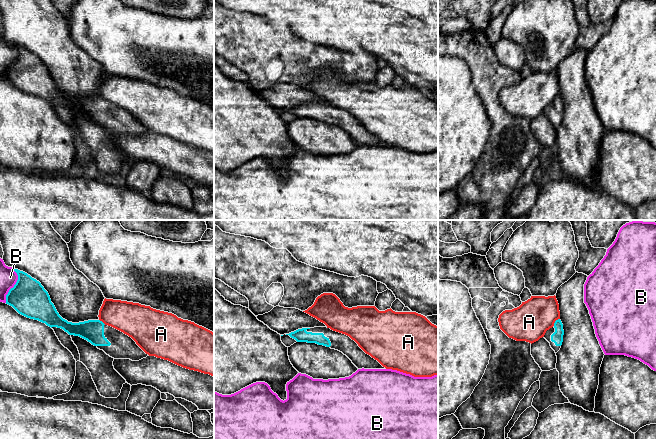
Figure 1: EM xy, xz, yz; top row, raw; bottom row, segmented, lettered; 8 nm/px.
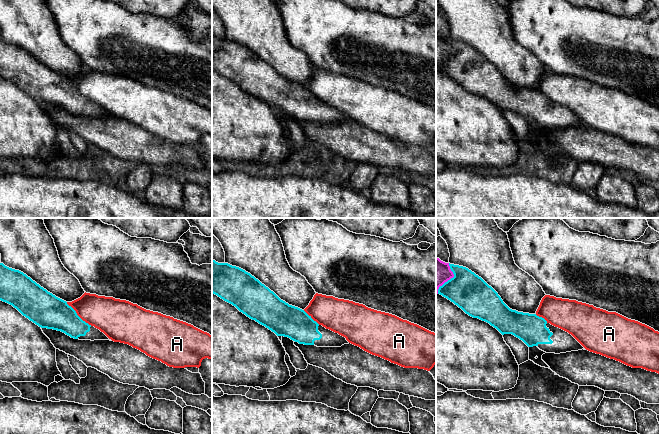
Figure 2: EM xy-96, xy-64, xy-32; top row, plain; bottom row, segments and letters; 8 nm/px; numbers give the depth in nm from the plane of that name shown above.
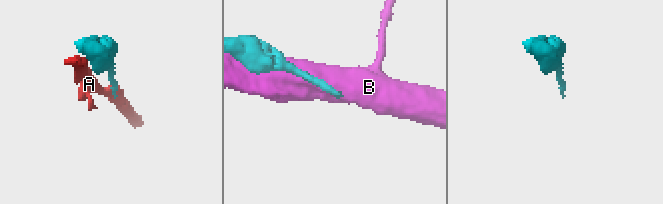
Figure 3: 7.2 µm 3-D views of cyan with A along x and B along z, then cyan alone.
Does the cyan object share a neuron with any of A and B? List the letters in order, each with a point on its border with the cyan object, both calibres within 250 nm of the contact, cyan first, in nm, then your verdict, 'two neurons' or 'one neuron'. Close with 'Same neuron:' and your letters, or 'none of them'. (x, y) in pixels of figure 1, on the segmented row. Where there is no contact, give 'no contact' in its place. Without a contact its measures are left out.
A: meets cyan in yz at (555, 321); 100 nm thick on the cyan side, 300 nm on the other; two neurons
B: meets cyan in xy at (14, 285); 300 nm thick on the cyan side, 140 nm on the other; two neurons
Same neuron: none of them

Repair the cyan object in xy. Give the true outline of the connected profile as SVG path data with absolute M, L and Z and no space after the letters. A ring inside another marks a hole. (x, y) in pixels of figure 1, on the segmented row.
M13 268L13 271L17 273L18 280L6 295L6 304L12 306L19 314L45 323L51 328L61 328L69 335L79 336L96 346L98 349L103 350L107 355L114 359L139 361L148 356L148 354L146 354L131 337L111 326L105 325L100 320L72 323L63 319L57 312L54 304L51 302L48 292L39 281L18 269Z

